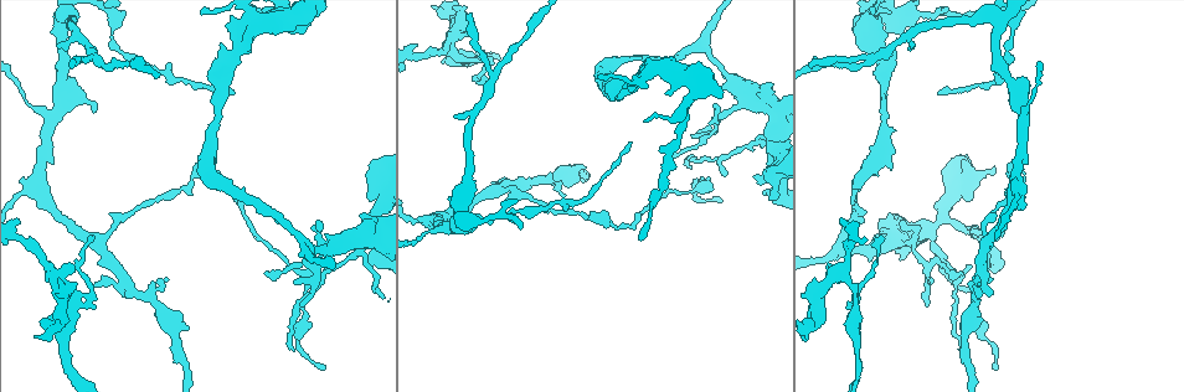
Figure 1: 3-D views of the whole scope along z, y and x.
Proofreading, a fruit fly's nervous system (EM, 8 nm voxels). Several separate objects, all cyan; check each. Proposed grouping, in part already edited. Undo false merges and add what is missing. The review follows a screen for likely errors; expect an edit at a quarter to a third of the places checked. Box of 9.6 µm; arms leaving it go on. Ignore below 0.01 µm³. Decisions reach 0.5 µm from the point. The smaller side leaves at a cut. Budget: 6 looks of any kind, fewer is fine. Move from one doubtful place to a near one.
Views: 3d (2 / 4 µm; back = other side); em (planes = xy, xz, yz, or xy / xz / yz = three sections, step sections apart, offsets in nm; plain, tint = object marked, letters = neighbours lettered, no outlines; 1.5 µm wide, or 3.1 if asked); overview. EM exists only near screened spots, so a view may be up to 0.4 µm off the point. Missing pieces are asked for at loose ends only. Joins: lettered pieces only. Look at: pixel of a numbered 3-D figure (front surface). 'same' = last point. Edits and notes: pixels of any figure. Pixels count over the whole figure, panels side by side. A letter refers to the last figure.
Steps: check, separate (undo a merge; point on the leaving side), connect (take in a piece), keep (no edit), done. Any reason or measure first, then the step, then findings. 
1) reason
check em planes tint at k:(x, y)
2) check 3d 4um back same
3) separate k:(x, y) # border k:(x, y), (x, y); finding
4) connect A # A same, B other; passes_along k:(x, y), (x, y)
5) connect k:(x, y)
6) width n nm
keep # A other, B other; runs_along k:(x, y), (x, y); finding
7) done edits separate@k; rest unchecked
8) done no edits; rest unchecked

small branch off a trunk
check 3d 4um at 1:(944, 216)

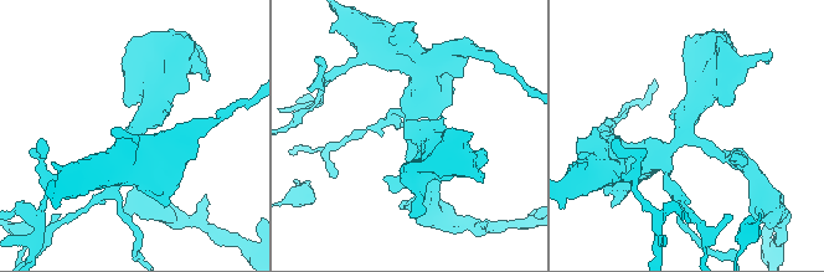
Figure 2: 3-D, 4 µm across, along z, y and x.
check em planes tint at 2:(130, 132)

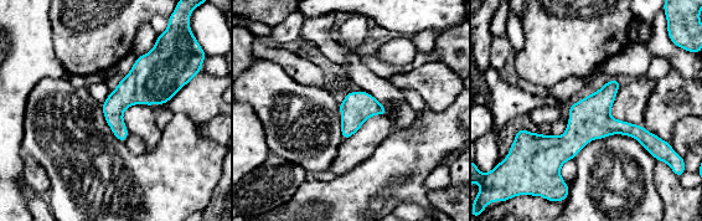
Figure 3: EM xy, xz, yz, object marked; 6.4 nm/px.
check em planes letters same

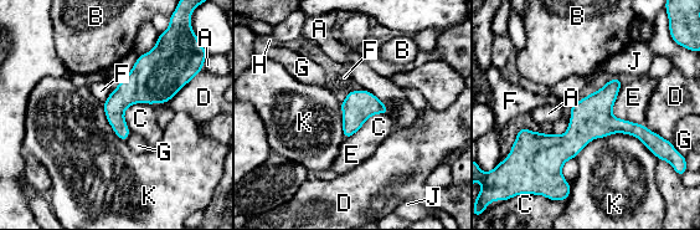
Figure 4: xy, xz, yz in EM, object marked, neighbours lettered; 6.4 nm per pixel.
keep # A other, B other, C other, D other, E other, F other, G other, H other, J other, K other; border 4:(112, 91), (103, 103); one neuron here

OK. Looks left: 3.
an open end
check 3d 4um at 1:(934, 281)

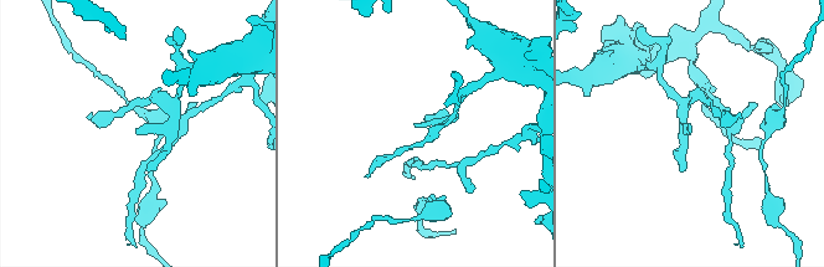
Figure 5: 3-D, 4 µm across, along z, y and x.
now the EM
check em yz step 8 tint at 5:(413, 123)

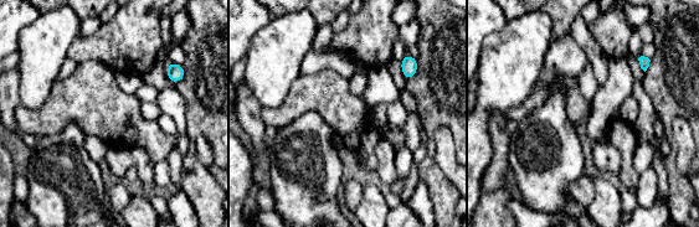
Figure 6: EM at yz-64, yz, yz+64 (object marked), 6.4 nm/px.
check em planes letters same

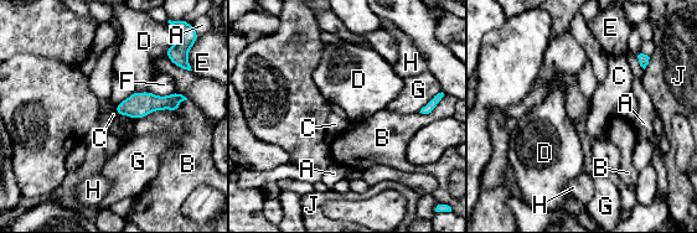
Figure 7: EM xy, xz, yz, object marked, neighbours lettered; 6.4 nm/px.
width 160 nm
keep # A other, B other, C other, D other, E other, F other, G other, H other, J other; border 7:(115, 112), (134, 119); none of them fits

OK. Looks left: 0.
done no edits; rest unchecked

